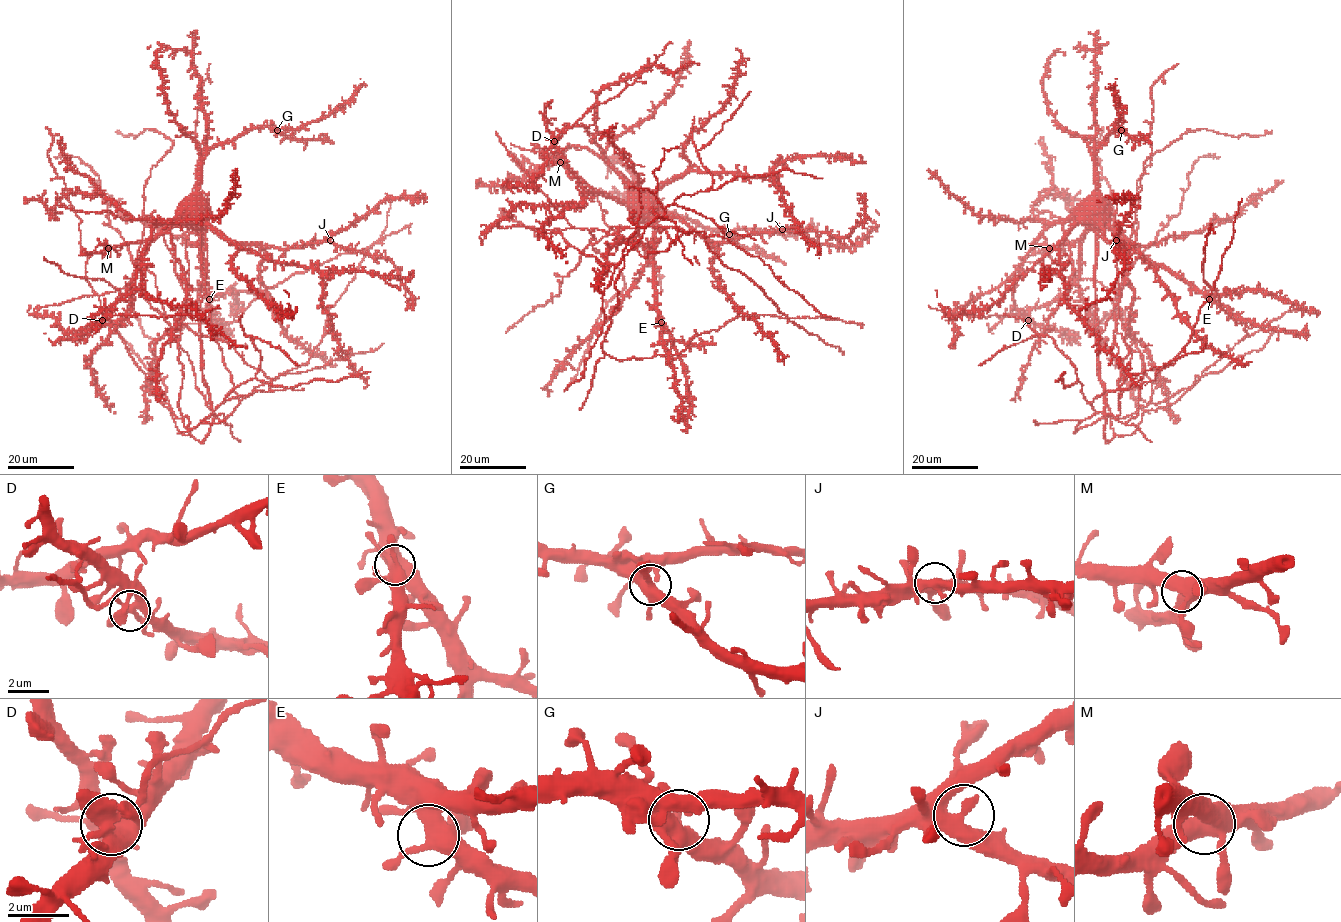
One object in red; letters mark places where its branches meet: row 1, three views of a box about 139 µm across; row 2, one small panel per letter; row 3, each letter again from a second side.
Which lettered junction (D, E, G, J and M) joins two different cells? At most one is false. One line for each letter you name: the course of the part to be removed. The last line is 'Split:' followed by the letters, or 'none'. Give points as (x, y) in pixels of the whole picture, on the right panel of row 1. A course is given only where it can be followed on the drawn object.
D: course (1028, 320), (1015, 315), (957, 315), (928, 305)
Split: D

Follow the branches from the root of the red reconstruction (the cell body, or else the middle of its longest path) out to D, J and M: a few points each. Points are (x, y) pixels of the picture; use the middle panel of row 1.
D: (644, 194), (633, 193), (627, 201), (590, 194), (554, 141)
J: (644, 194), (655, 203), (659, 214), (676, 216), (714, 242), (730, 242), (753, 233), (782, 229)
M: (644, 194), (633, 193), (627, 201), (616, 201), (589, 188), (560, 162)

